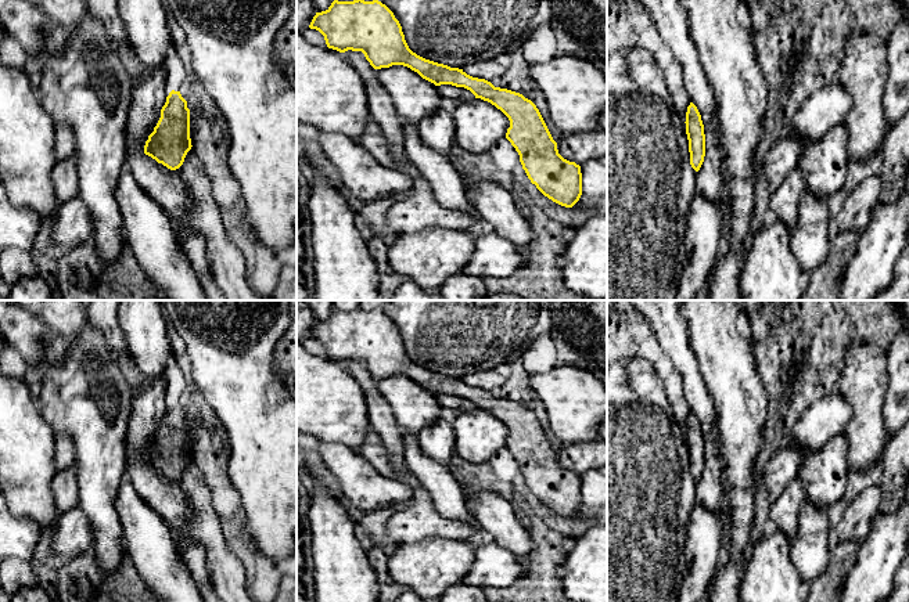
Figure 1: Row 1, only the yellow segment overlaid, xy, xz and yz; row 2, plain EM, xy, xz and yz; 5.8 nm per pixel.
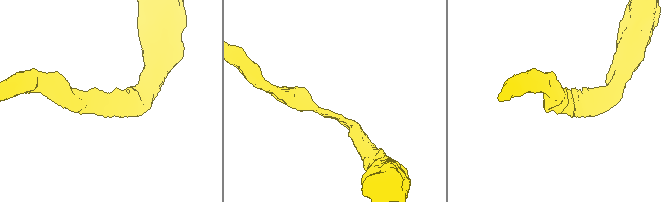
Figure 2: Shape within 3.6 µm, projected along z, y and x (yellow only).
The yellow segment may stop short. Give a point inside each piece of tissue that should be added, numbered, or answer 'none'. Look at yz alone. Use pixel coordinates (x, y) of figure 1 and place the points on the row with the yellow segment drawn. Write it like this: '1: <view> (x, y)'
none

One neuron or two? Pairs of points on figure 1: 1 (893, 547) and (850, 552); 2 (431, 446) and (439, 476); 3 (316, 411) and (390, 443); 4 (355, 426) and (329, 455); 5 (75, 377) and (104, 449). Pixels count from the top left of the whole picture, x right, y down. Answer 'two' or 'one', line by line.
1: two
2: two
3: two
4: two
5: one

